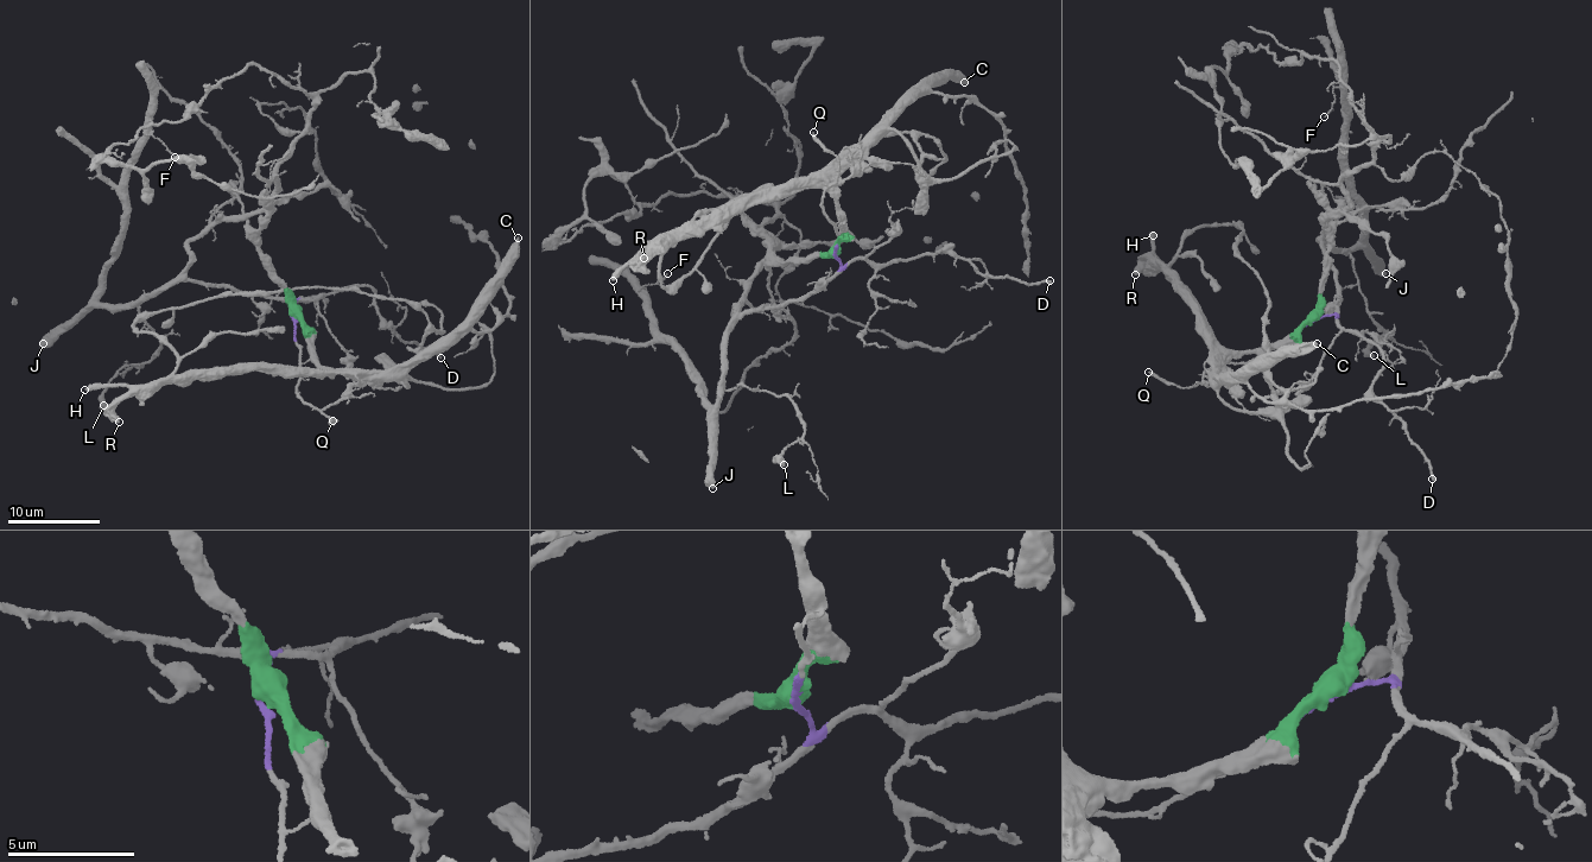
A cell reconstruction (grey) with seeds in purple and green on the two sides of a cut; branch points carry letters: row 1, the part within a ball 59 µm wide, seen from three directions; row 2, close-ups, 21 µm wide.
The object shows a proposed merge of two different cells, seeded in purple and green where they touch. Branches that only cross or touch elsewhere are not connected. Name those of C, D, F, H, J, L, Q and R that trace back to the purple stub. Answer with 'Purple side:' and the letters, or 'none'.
Purple side: D, F, J, L, Q

